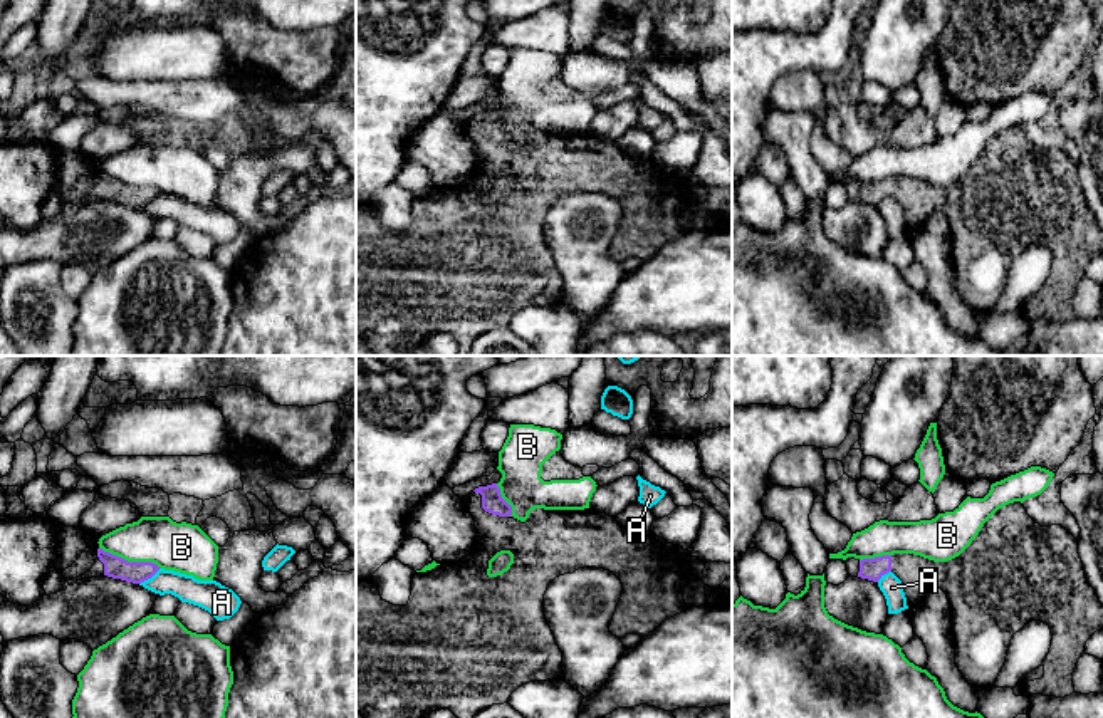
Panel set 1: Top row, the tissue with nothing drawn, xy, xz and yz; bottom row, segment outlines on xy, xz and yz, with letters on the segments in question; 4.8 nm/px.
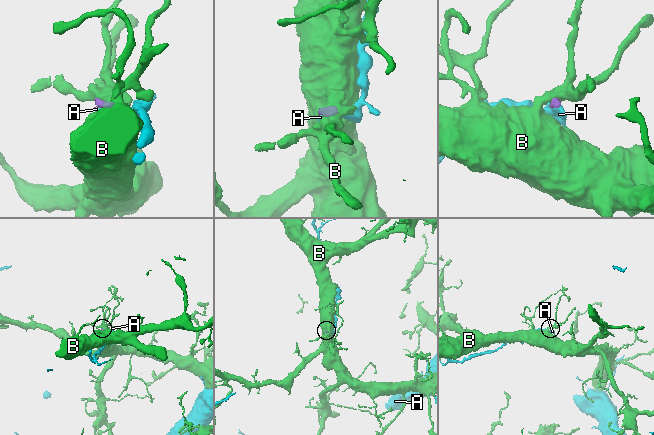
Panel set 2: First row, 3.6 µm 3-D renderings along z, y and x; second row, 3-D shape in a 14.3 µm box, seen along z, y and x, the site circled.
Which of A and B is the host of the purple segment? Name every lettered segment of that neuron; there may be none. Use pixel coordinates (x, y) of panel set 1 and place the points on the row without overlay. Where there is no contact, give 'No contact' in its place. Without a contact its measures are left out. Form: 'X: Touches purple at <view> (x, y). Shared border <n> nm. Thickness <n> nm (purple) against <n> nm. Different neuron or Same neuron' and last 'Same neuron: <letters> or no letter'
A: Touches purple at xy (150, 202). Shared border 130 nm. Thickness 110 nm (purple) against 130 nm. Different neuron
B: Touches purple at xy (130, 187). Shared border 320 nm. Thickness 110 nm (purple) against 220 nm. Different neuron
Same neuron: no letter

